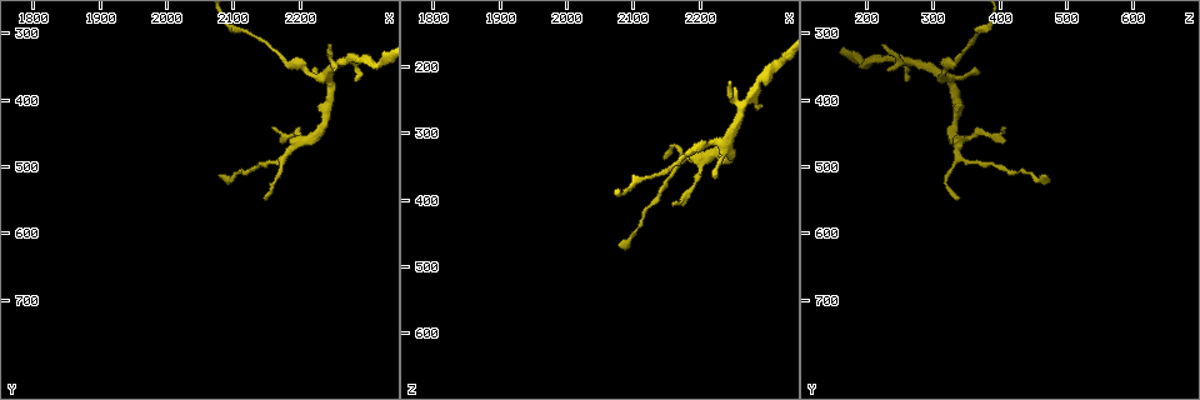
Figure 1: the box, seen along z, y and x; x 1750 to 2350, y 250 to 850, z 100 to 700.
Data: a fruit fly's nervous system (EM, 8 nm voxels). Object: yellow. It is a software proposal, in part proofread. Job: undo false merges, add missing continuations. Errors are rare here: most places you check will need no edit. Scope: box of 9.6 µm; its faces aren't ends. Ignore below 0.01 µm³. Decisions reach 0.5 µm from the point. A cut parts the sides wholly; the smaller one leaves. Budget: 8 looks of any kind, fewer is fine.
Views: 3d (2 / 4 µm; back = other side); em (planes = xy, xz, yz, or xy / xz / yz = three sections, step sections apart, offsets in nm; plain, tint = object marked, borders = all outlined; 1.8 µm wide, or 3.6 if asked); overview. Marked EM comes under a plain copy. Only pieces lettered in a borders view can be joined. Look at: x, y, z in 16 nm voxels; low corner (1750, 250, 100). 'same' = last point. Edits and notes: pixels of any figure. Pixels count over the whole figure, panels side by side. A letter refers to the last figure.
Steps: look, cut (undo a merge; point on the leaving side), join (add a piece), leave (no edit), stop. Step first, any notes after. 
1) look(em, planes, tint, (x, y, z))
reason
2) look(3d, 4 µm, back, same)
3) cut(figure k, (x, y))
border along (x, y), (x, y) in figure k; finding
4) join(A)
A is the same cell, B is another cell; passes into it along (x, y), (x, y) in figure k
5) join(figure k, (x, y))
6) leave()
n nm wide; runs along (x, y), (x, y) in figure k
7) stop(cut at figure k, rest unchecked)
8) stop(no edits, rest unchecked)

look(3d, 4 µm, back, (2080, 515, 470))
free end

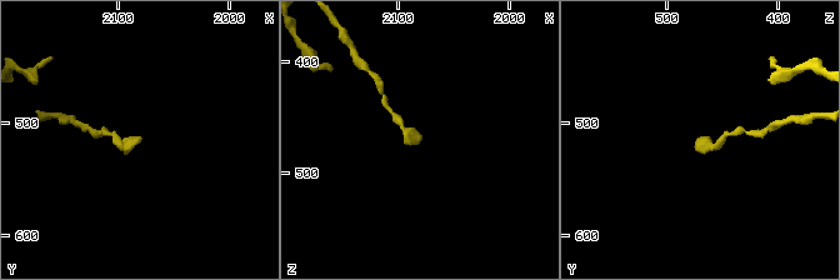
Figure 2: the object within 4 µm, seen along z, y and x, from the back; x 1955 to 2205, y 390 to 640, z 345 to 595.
look(em, planes, borders, (2080, 514, 468))
now the EM

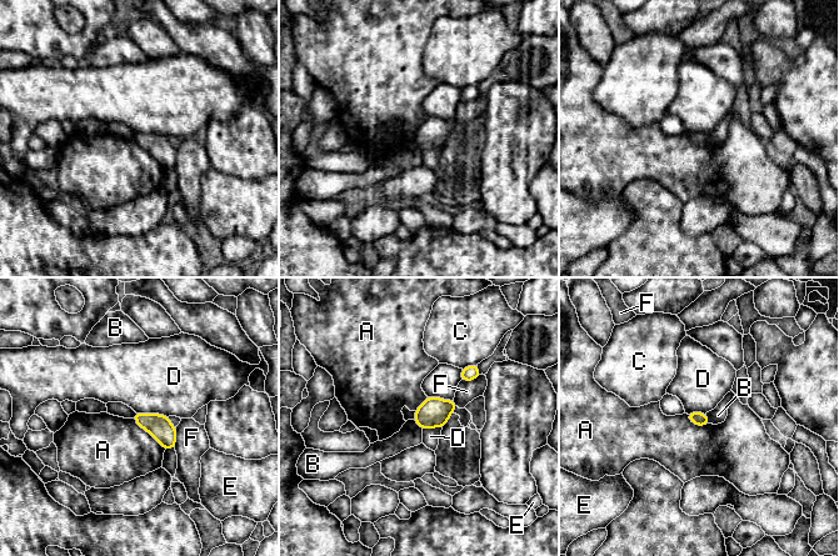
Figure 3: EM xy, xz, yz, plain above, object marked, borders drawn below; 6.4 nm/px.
leave()
A touches over 300 nm; A, B, C, D, E and F are other cells; border along (135, 411), (158, 412), (168, 416) in figure 3; none of them fits

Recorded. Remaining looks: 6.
look(3d, 2 µm, (2140, 545, 335))
thin end

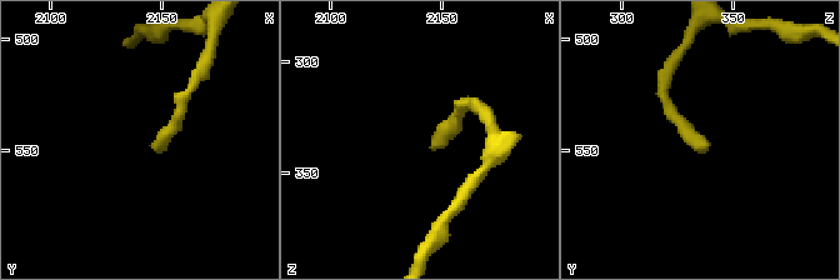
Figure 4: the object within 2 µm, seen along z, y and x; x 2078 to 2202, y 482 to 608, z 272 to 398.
look(em, planes, borders, (2144, 548, 336))

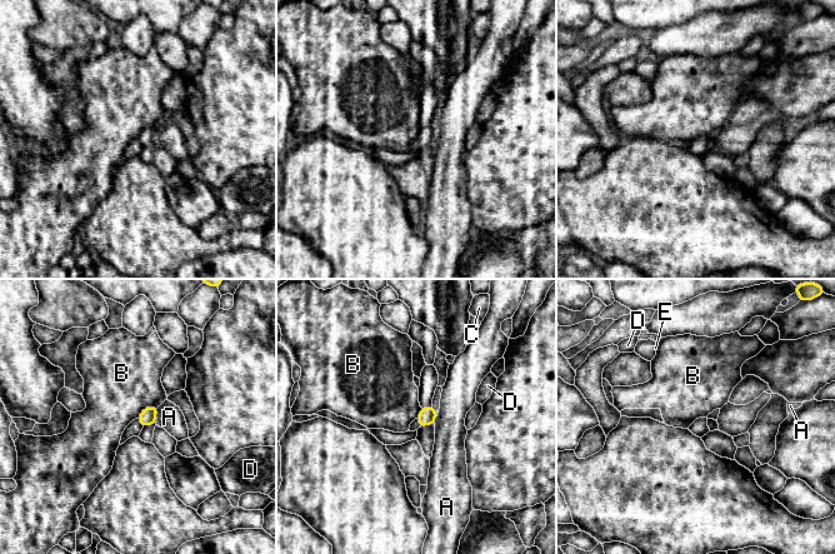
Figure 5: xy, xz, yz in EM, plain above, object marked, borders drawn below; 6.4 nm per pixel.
leave()
A, B, C, D and E are other cells; border along (158, 405), (145, 408), (136, 418) in figure 5; none of them fits

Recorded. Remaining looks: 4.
look(3d, 2 µm, (2160, 440, 410))
branch stops here

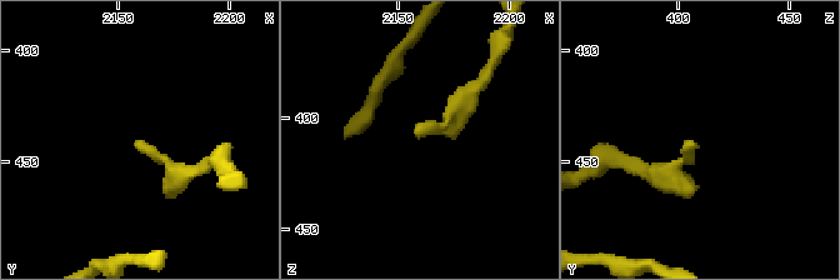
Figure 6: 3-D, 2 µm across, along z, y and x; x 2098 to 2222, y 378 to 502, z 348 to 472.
look(em, yz, step 4, tint, (2159, 442, 408))
need the tissue

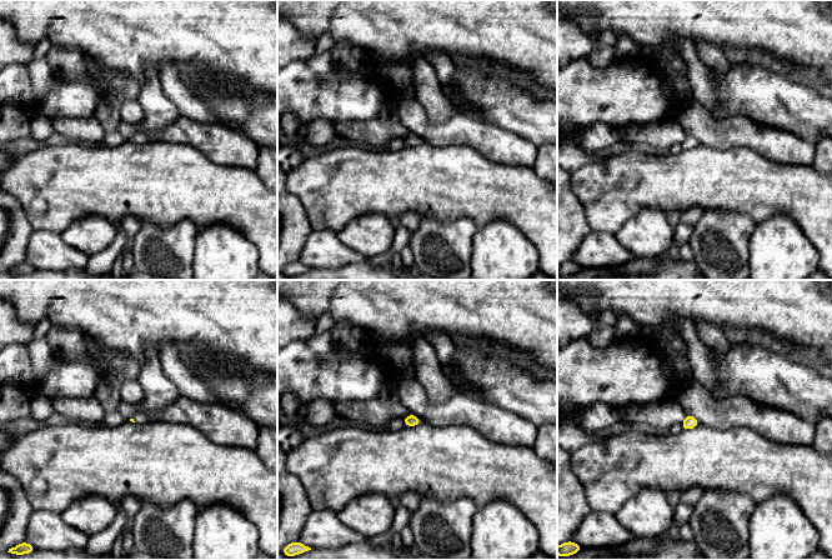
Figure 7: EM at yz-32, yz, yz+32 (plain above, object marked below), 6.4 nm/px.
look(em, yz, step 4, borders, same)
see the neighbours

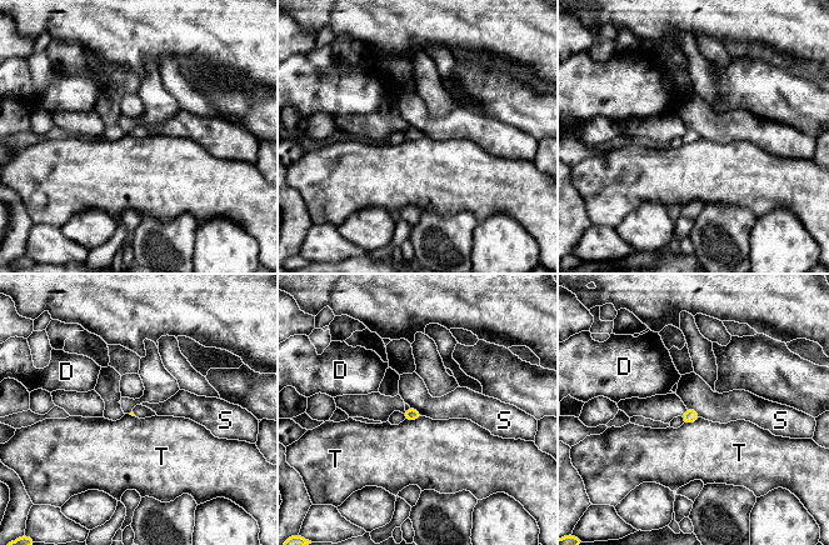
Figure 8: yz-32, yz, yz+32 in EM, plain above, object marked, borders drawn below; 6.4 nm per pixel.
leave()
D, S and T are other cells; border along (687, 408), (692, 408), (700, 416) in figure 8; none of them fits

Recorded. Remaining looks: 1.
look(em, planes, borders, (2230, 355, 370))

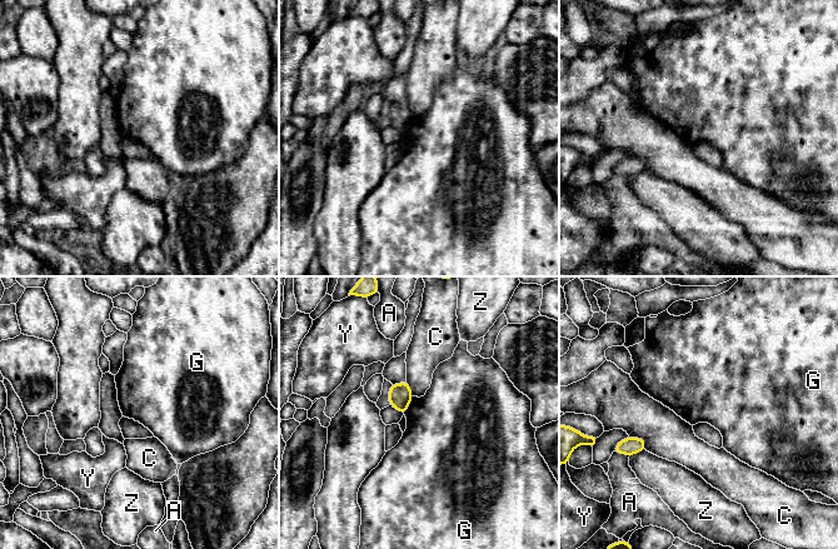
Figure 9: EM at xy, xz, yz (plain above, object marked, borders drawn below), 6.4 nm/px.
leave()
A, C, G, Y and Z are other cells; none of them fits

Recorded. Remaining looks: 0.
stop(no edits, rest unchecked)

